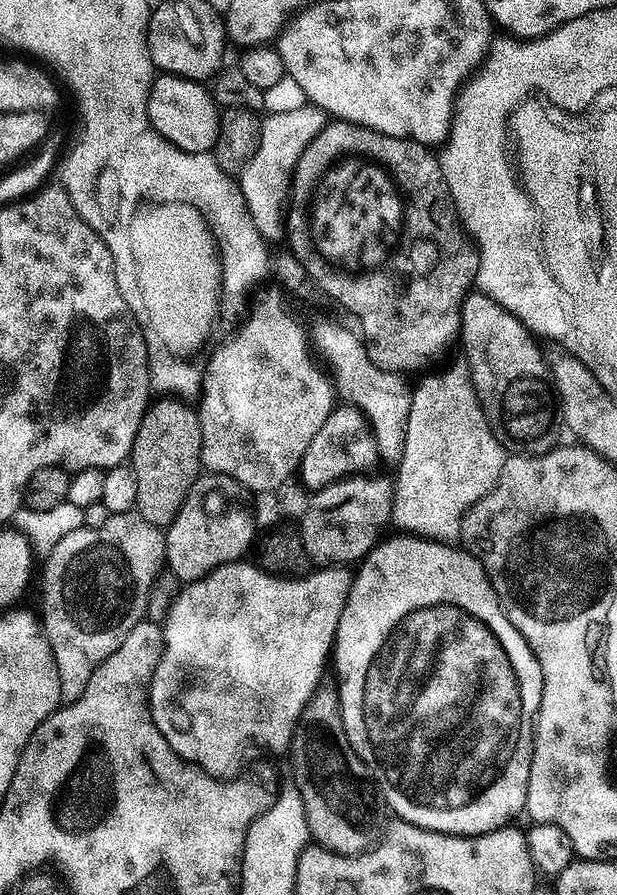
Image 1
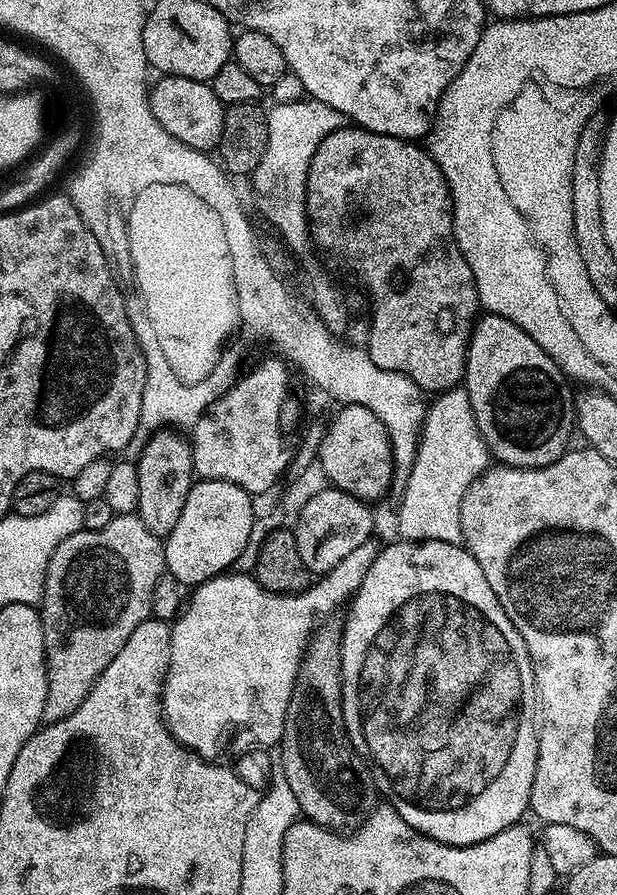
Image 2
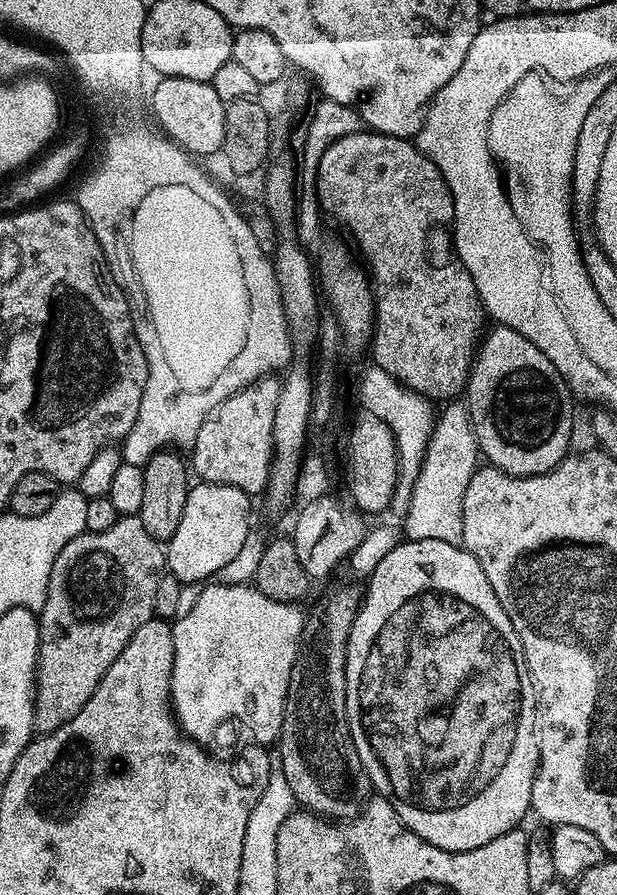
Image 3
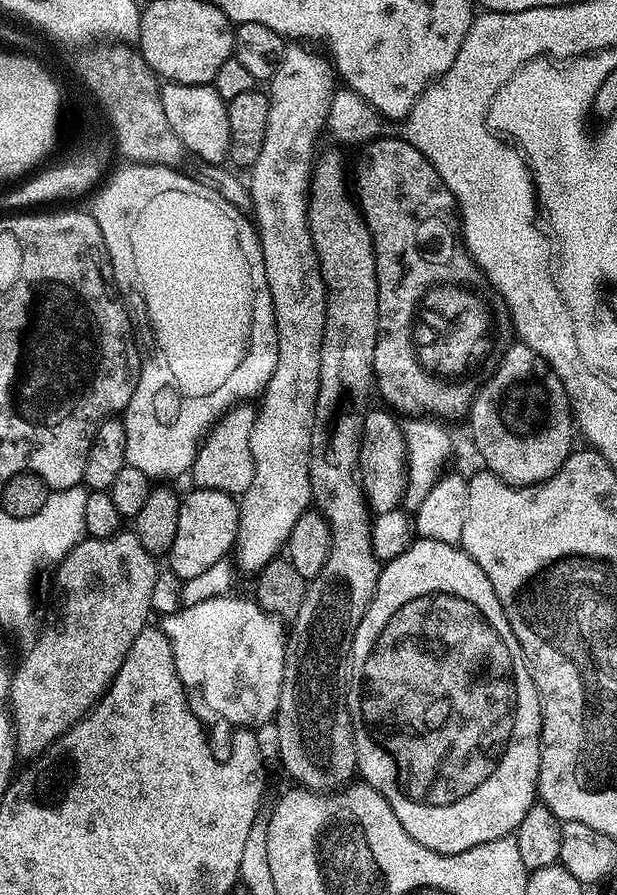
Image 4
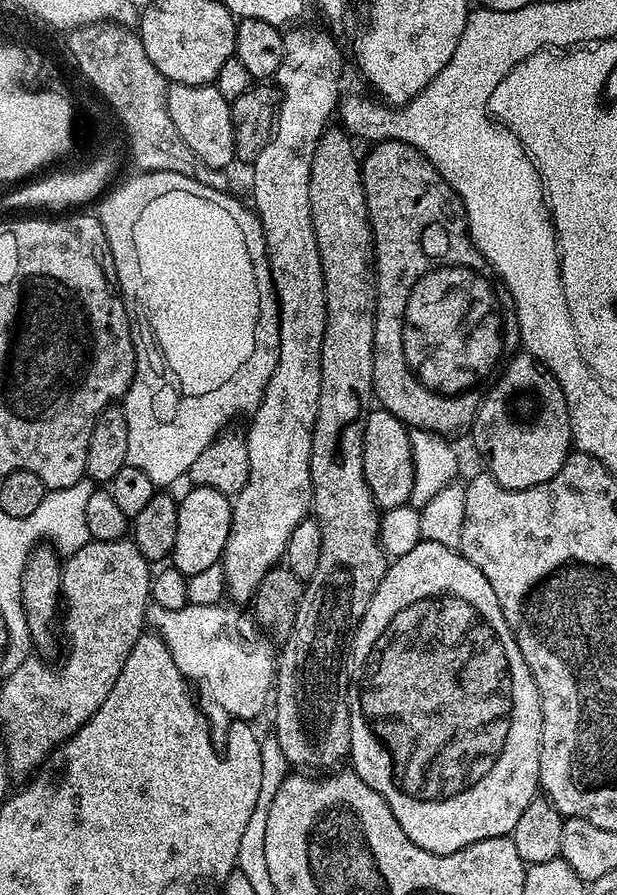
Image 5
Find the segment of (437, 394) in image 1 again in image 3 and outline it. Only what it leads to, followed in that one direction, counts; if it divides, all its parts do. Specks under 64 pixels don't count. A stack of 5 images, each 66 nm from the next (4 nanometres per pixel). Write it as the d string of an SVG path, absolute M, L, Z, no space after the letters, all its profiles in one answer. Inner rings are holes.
M452 402L447 405L448 408L444 413L442 411L435 417L435 421L432 425L432 436L429 438L428 448L425 451L425 458L422 462L421 472L418 474L417 481L414 482L414 490L410 495L409 512L402 518L402 532L409 540L433 540L434 542L450 542L451 544L463 545L464 535L462 534L462 502L464 501L464 495L466 494L466 486L470 486L470 478L475 474L478 467L478 449L476 446L476 436L472 433L472 417L468 415L467 407L463 403Z

